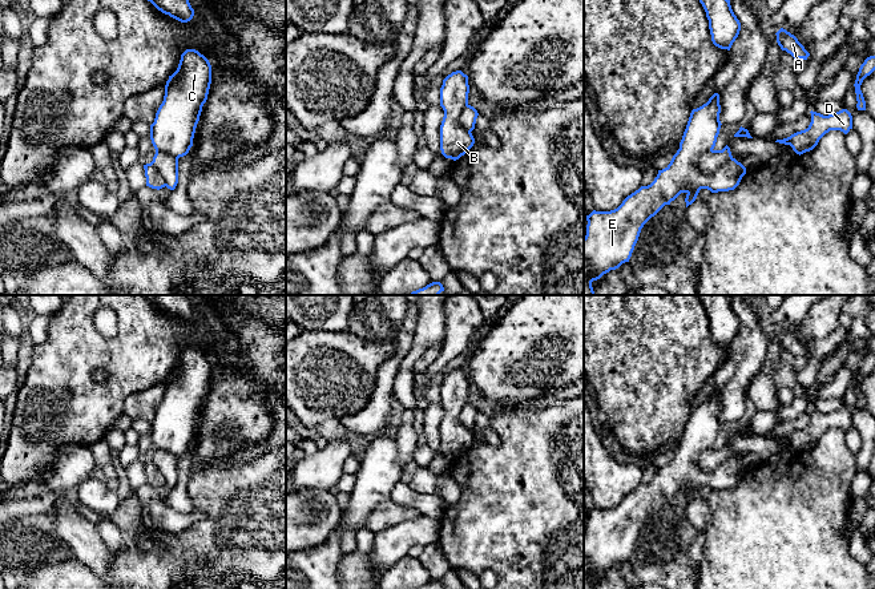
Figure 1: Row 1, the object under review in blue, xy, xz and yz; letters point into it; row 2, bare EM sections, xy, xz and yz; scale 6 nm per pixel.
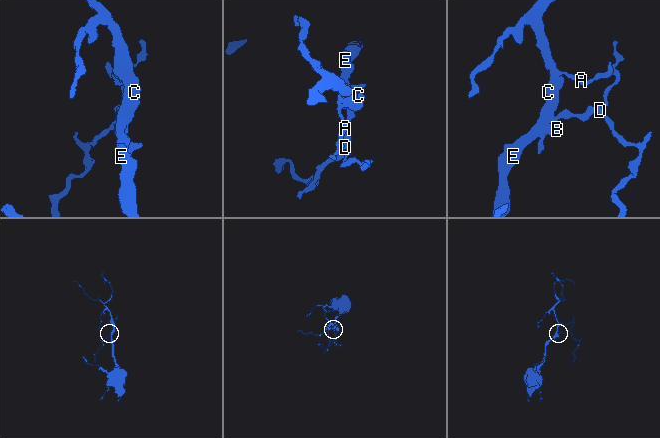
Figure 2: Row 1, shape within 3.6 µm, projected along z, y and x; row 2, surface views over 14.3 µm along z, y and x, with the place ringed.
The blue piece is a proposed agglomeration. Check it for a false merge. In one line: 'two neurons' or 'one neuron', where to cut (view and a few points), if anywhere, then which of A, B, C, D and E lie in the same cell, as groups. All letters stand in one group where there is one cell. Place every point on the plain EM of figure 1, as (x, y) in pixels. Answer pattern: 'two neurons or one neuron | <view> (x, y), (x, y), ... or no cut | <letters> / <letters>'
two neurons | yz (732, 455), (710, 471), (702, 472), (697, 467) | A B C E / D

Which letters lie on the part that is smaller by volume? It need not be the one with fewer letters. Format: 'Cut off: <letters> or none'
Cut off: D

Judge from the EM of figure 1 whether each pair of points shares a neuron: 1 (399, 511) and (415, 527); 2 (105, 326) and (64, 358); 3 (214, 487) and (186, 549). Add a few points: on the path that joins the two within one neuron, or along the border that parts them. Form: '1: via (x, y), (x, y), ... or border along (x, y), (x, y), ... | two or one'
1: border along (420, 515), (396, 521), (378, 531) | two
2: border along (97, 309), (93, 317), (93, 326), (111, 339) | two
3: via (214, 503), (214, 521), (202, 533) | one

